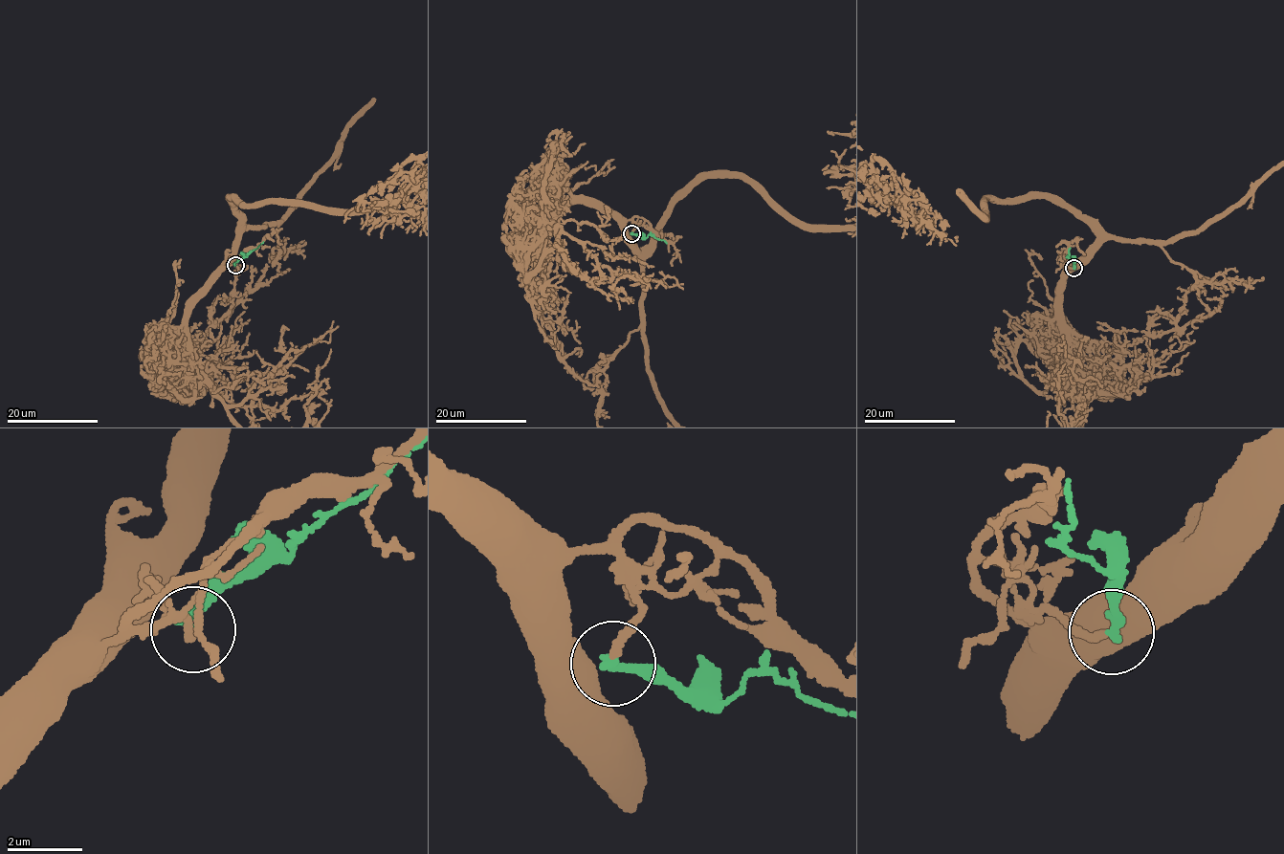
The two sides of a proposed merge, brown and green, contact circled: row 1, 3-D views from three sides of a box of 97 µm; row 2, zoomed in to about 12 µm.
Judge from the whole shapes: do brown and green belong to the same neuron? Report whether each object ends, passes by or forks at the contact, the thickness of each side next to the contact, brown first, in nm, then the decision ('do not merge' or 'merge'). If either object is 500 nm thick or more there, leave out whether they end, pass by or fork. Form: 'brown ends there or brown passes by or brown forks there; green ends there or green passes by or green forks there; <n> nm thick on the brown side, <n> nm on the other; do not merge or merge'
brown ends there; green ends there; 200 nm thick on the brown side, 280 nm on the other; do not merge

